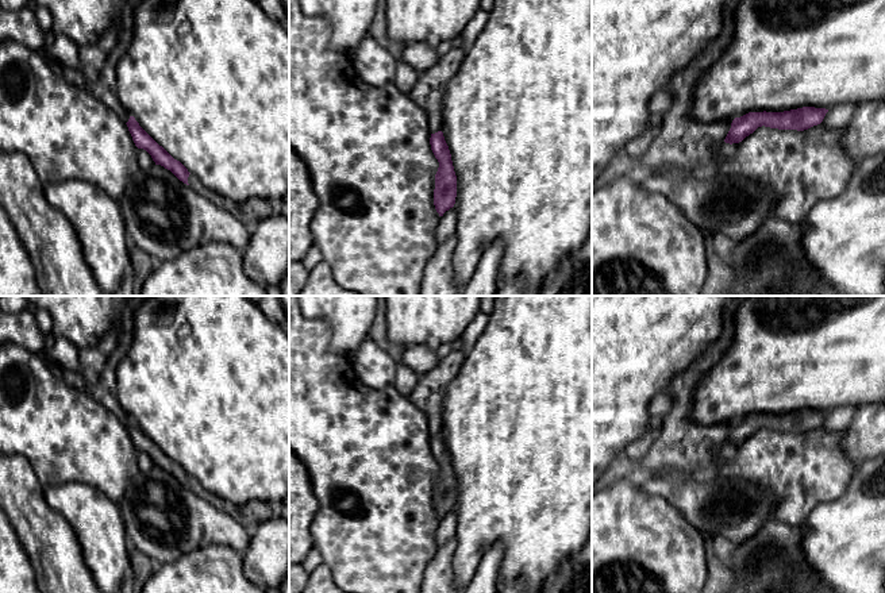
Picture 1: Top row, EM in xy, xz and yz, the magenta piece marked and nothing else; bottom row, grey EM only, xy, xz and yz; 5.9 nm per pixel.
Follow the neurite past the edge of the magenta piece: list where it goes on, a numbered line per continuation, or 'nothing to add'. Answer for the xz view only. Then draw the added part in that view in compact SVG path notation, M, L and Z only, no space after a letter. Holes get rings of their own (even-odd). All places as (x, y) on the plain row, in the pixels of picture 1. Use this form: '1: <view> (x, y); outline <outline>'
1: xz (428, 393); outline M455 349L428 371L419 374L418 384L409 396L411 401L422 409L428 421L430 436L442 432L442 407L447 385L457 377L465 351Z

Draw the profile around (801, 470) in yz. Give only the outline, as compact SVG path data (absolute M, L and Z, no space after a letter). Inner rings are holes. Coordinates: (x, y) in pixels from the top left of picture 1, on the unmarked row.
M821 427L813 428L804 434L778 432L770 430L758 430L753 436L739 446L722 444L713 455L709 473L726 478L743 478L765 490L770 490L776 498L773 519L781 520L792 527L803 527L811 511L820 502L828 502L844 493L858 465L854 463L846 450L842 447L842 439L846 430L828 432Z

